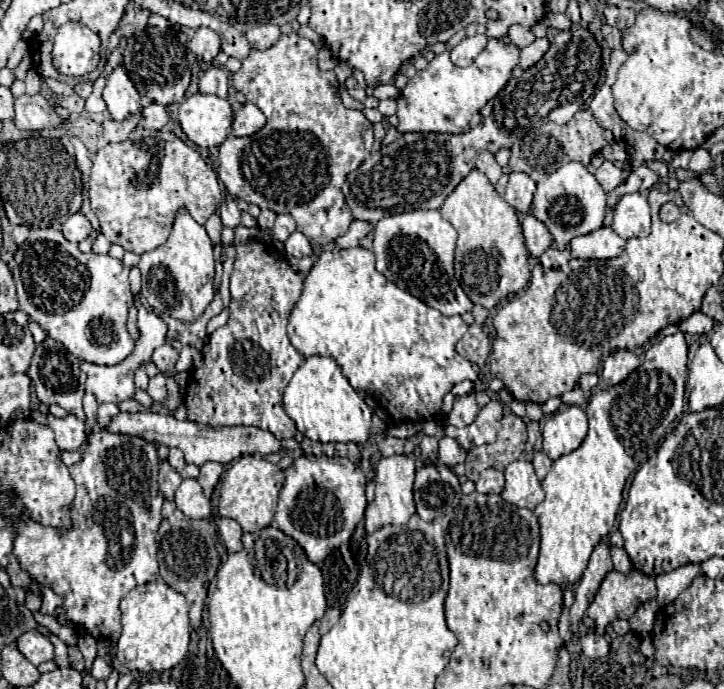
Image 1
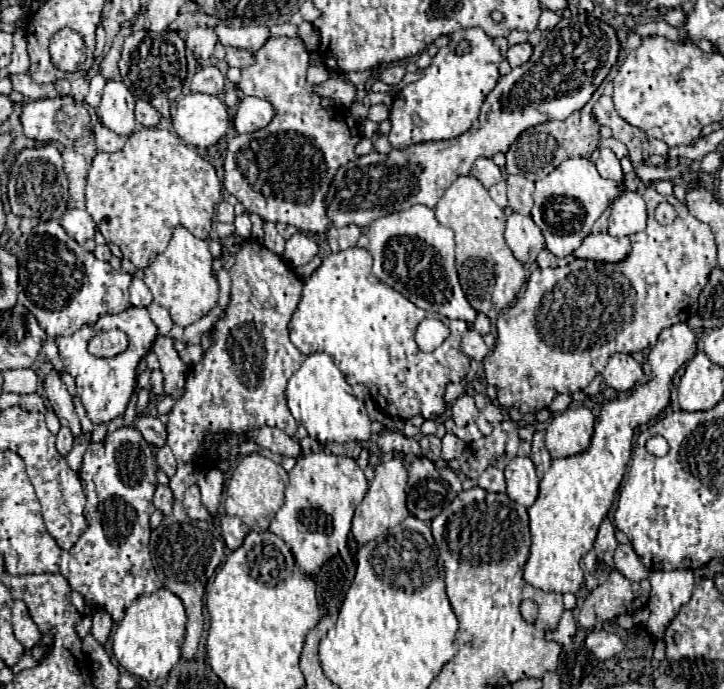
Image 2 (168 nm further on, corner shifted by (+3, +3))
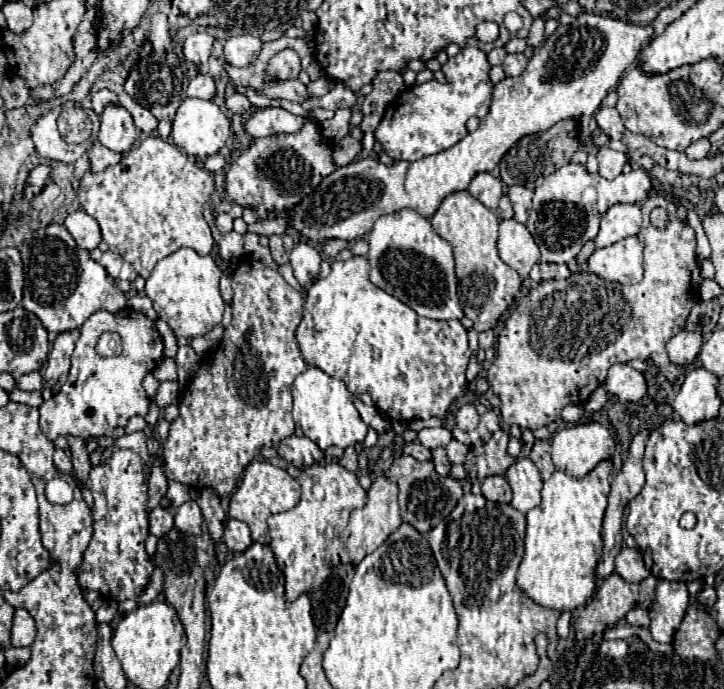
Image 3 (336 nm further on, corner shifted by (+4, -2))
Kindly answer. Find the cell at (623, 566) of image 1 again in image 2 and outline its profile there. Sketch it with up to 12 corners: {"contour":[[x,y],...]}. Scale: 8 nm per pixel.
{"contour":[[631,544],[615,550],[615,568],[629,580],[649,578]]}

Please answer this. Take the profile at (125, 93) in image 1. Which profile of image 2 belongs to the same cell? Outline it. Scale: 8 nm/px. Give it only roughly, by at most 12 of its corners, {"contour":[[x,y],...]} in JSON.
{"contour":[[109,80],[97,108],[119,136],[135,128],[135,96]]}

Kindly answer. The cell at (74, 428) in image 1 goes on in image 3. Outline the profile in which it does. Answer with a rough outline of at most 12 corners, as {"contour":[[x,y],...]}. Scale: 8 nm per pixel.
{"contour":[[56,449],[54,465],[62,473],[72,473],[72,455],[68,449]]}

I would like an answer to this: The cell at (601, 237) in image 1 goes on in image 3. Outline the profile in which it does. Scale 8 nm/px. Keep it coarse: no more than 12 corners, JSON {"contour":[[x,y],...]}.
{"contour":[[638,237],[596,249],[588,271],[632,285],[642,277]]}

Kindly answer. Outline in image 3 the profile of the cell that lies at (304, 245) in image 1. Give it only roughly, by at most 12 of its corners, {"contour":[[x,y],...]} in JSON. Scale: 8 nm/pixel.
{"contour":[[300,241],[290,253],[294,277],[308,287],[320,271],[320,253]]}

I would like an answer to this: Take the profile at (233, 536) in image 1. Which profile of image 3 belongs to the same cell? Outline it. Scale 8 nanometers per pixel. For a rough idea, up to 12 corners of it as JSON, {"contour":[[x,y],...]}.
{"contour":[[226,523],[222,539],[230,551],[242,553],[252,545],[248,525]]}

